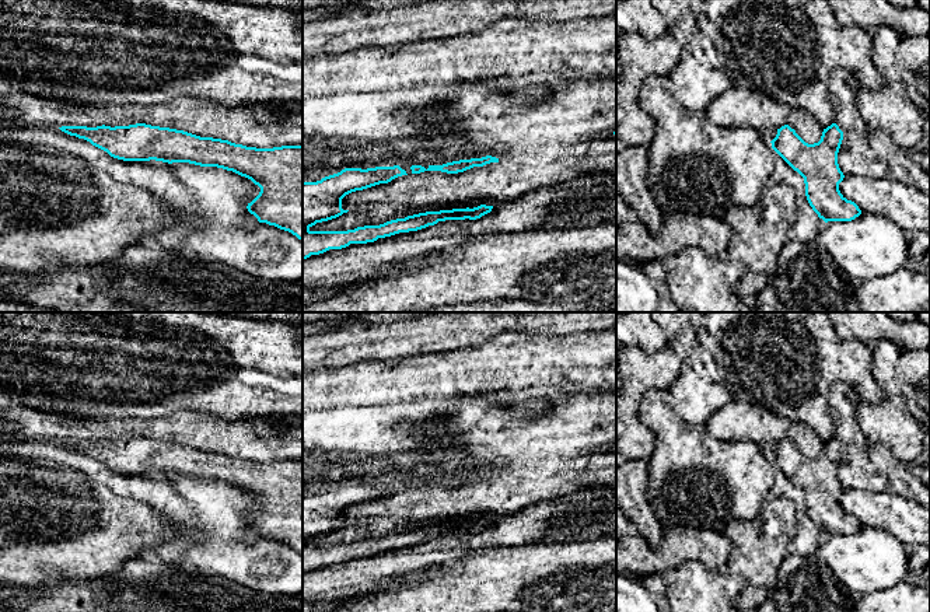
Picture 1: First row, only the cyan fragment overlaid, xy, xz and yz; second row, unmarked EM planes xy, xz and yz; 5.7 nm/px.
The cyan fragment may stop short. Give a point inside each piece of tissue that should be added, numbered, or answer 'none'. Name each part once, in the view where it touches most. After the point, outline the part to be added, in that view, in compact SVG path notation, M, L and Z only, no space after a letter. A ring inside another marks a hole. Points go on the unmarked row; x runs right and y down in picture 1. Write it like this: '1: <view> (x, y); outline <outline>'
none

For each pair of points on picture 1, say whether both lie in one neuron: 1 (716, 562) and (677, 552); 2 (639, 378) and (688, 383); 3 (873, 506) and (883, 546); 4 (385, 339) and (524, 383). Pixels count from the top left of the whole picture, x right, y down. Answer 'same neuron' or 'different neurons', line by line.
1: same neuron
2: different neurons
3: different neurons
4: different neurons

